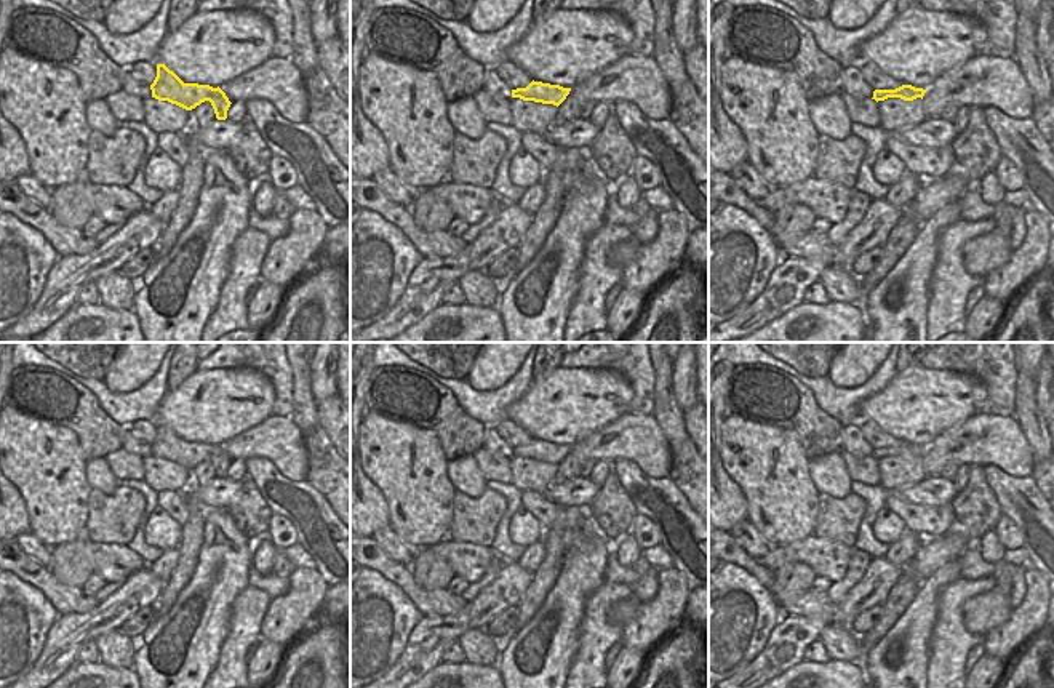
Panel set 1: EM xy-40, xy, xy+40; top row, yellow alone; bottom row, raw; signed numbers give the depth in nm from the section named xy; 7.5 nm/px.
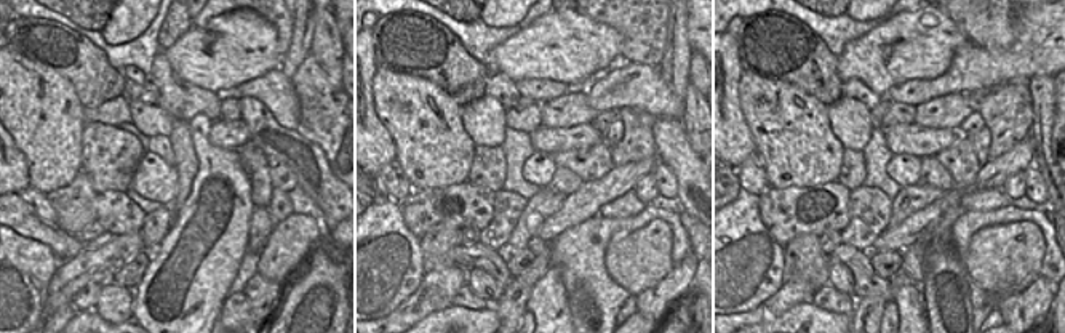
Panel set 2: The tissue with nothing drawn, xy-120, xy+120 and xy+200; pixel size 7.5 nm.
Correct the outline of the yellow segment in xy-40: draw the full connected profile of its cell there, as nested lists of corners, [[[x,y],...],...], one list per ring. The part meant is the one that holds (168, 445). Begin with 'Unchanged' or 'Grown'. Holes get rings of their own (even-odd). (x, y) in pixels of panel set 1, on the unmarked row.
Unchanged. [[[157,422],[157,435],[150,448],[152,456],[168,459],[186,469],[192,469],[202,461],[210,459],[218,478],[227,477],[227,469],[232,462],[219,445],[213,446],[210,443],[184,442],[165,422]]]

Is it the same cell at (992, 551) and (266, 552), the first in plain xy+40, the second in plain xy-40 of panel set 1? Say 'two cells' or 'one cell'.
one cell

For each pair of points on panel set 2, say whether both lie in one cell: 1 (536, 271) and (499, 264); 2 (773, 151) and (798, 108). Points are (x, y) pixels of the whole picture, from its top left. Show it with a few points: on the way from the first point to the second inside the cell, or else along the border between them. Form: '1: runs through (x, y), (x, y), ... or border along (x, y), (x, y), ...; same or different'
1: border along (512, 277), (504, 288); different
2: runs through (784, 140), (790, 133), (790, 119); same

